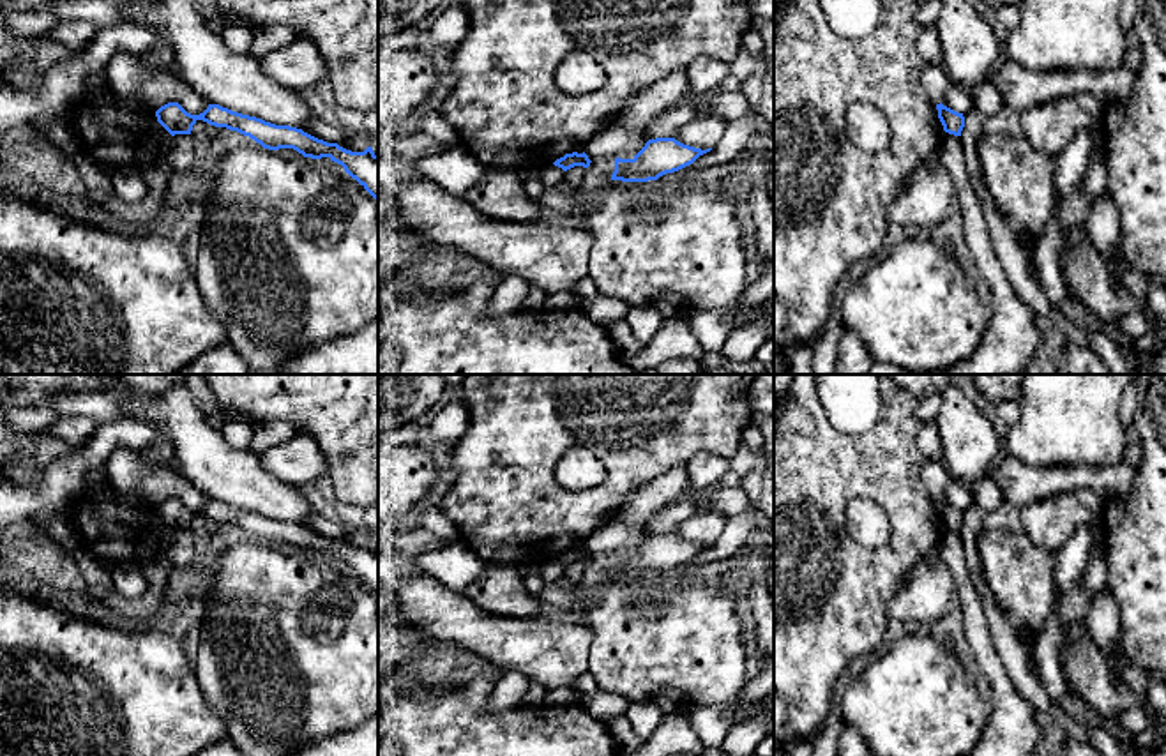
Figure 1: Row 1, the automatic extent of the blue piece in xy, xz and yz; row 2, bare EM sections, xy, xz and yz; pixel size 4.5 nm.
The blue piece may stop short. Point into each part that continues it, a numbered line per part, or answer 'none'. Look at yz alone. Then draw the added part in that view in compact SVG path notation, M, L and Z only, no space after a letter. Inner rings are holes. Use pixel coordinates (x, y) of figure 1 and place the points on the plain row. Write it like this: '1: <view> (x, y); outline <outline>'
none

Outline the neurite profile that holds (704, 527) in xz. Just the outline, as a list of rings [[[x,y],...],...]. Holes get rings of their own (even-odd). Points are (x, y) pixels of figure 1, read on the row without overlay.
[[[705,509],[682,521],[675,535],[694,544],[714,544],[723,533],[730,516],[716,509]]]

